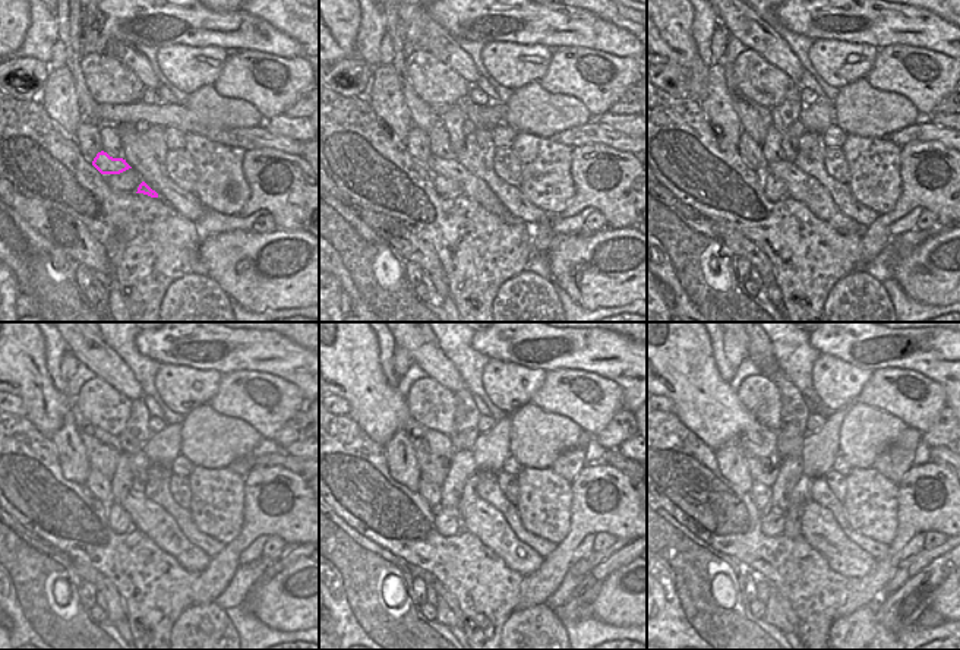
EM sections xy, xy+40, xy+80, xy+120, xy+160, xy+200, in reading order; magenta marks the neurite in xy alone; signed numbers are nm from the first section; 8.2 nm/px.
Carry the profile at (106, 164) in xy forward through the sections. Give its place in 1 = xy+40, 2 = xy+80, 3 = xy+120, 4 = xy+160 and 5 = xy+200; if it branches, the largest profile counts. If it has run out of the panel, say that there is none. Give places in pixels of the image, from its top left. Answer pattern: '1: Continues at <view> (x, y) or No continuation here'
1: Continues at xy+40 (471, 186)
2: Continues at xy+80 (801, 186)
3: Continues at xy+120 (148, 517)
4: Continues at xy+160 (479, 517)
5: Continues at xy+200 (818, 527)

